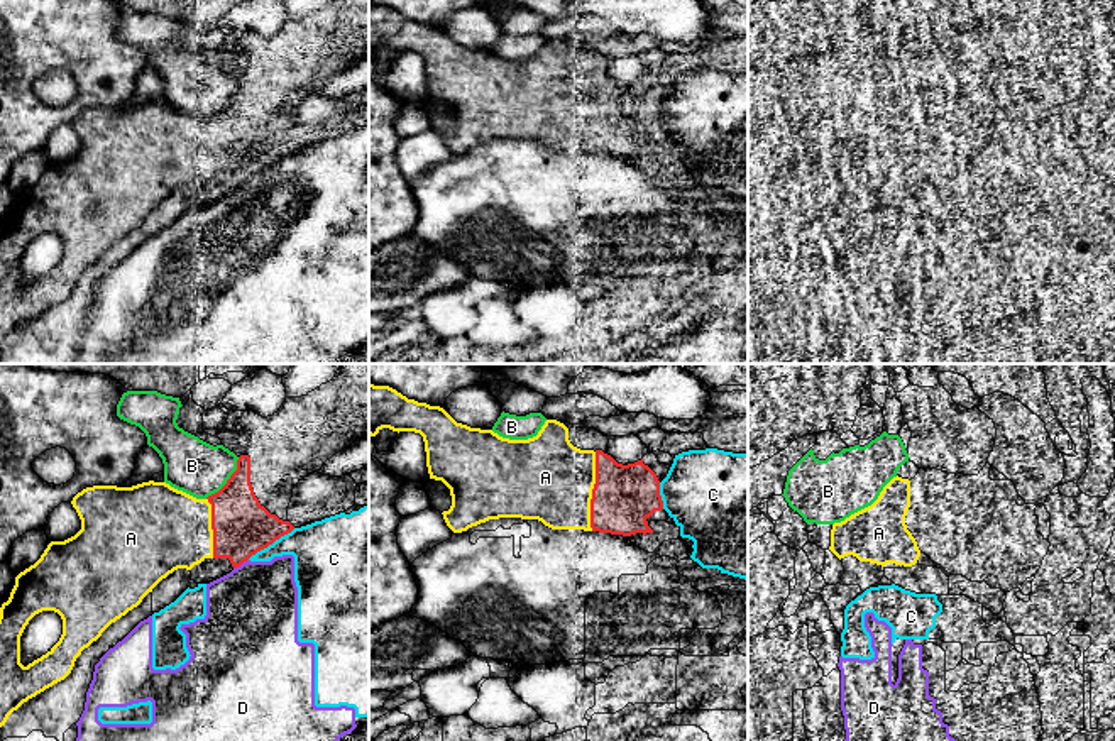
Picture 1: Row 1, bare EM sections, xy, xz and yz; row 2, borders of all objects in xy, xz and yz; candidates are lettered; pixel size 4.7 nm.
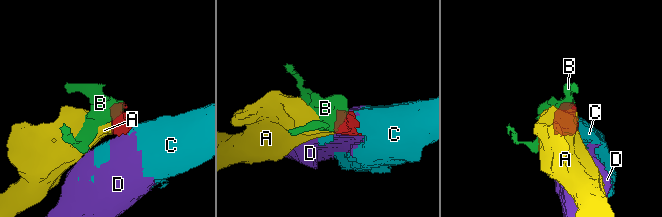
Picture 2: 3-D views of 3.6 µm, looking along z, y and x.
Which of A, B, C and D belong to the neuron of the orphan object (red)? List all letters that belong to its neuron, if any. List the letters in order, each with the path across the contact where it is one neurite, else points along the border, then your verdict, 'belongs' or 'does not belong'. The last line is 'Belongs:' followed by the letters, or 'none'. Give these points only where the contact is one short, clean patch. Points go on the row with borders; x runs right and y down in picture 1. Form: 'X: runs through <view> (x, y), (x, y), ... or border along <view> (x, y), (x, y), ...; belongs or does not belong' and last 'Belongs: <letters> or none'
A: belongs
B: does not belong
C: border along xy (295, 528), (247, 559); does not belong
D: border along xy (247, 559), (234, 569); does not belong
Belongs: A

